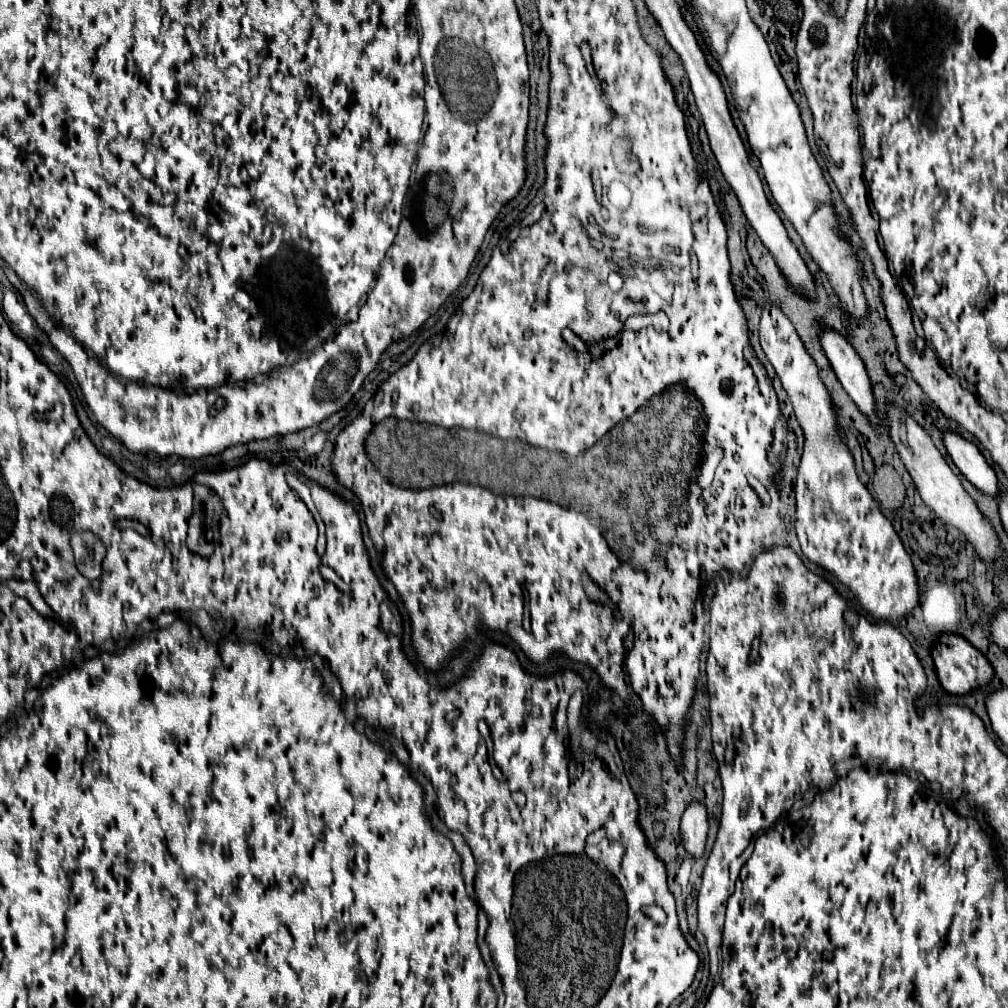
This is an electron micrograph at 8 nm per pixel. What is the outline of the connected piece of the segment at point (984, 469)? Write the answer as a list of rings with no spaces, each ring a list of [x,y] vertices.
[[[944,431],[944,443],[946,443],[946,449],[948,449],[954,465],[960,469],[960,473],[978,491],[982,491],[984,495],[988,495],[992,499],[998,499],[998,491],[1000,491],[998,477],[992,471],[992,467],[986,463],[986,459],[982,457],[978,447],[950,431]]]

